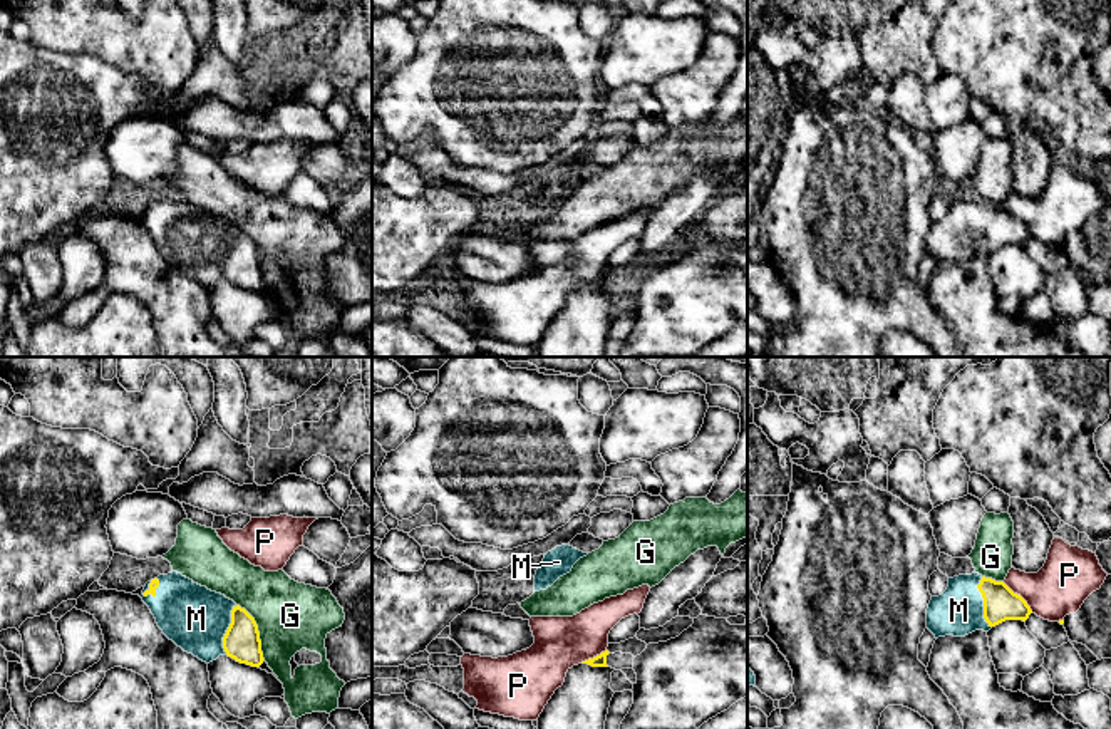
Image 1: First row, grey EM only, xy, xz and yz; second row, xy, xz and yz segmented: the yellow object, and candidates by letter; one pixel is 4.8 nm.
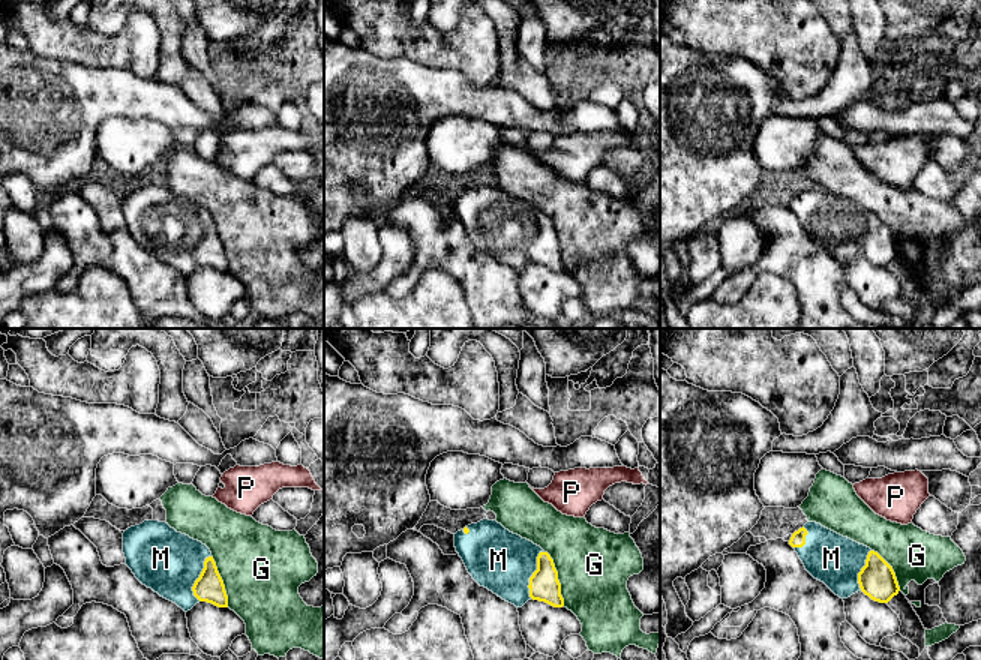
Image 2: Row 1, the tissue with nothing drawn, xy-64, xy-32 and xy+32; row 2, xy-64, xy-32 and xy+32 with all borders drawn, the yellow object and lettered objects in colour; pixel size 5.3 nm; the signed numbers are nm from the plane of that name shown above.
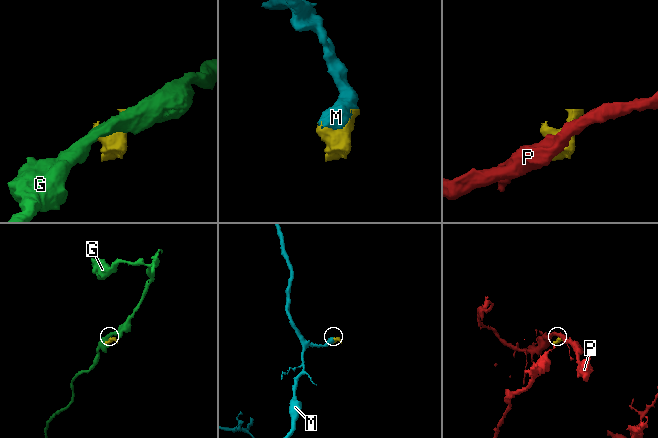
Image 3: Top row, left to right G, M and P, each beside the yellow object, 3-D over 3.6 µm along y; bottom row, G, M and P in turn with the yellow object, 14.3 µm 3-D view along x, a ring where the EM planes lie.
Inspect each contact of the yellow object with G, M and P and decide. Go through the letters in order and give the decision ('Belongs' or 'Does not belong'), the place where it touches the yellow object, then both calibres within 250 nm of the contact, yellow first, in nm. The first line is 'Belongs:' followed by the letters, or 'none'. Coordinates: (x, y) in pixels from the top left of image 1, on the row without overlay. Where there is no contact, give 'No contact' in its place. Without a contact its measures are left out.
Belongs: M
G: Does not belong. Touches yellow at xy (257, 255). Thickness 180 nm (yellow) against 320 nm
M: Belongs. Touches yellow at yz (984, 227). Thickness 170 nm (yellow) against 240 nm
P: Does not belong. Touches yellow at yz (1019, 220). Thickness 170 nm (yellow) against 260 nm

